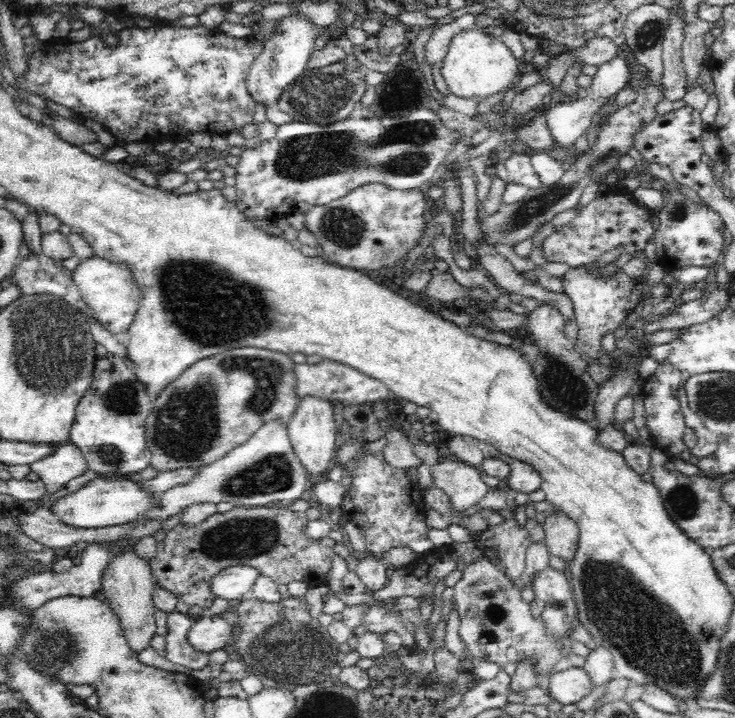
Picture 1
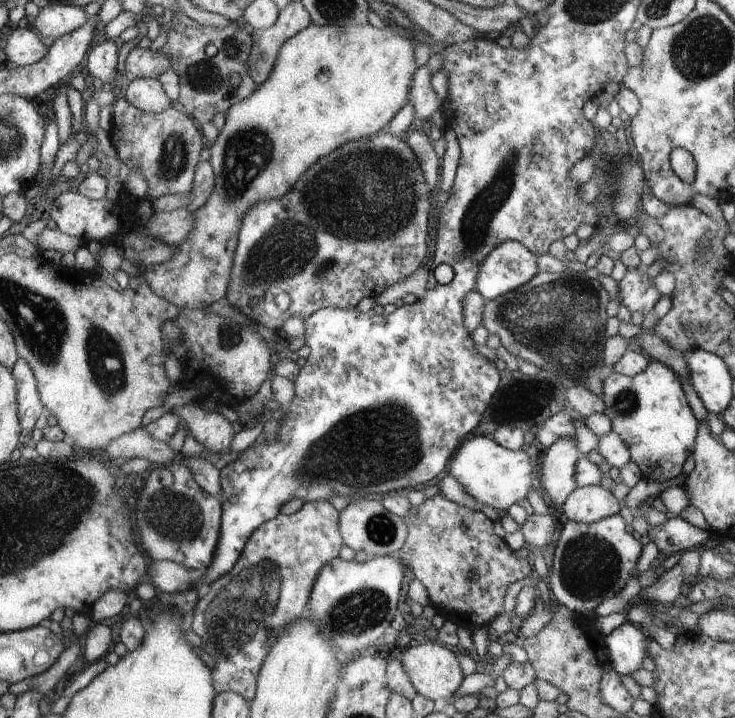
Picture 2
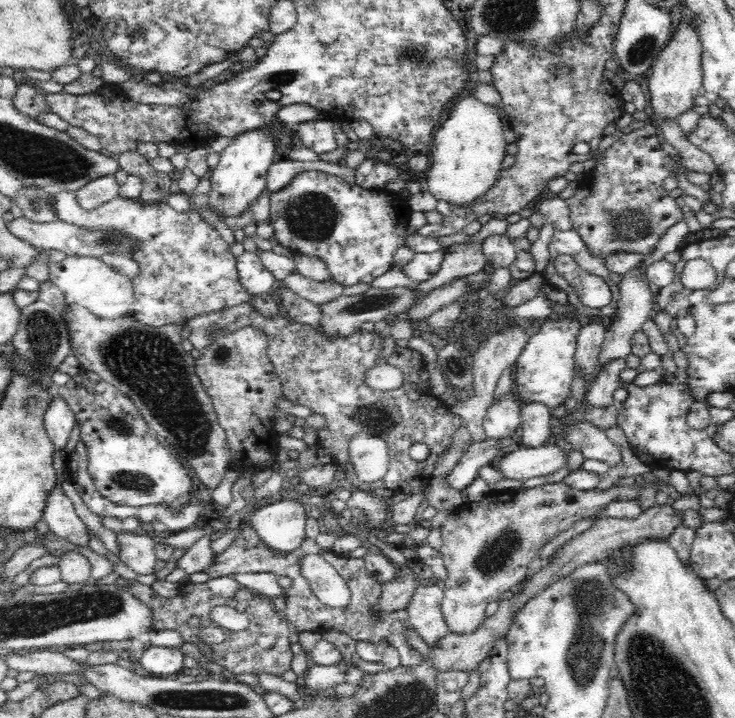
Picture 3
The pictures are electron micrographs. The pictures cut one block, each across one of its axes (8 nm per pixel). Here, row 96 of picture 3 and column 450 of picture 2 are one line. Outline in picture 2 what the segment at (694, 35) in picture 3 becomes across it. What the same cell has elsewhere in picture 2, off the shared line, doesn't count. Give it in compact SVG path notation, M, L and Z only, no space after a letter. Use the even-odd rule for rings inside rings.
M436 641L421 642L417 646L404 650L401 663L404 665L406 672L409 672L412 686L417 694L431 701L447 700L450 694L456 692L456 688L460 686L460 682L464 678L456 654L450 652L448 648L436 644Z

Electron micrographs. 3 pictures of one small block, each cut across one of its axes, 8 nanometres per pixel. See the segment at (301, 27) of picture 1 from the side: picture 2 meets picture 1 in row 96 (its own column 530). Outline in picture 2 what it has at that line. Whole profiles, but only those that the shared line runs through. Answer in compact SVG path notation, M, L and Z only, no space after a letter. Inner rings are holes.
M518 241L503 242L482 261L476 291L487 301L525 285L539 272L537 257Z

